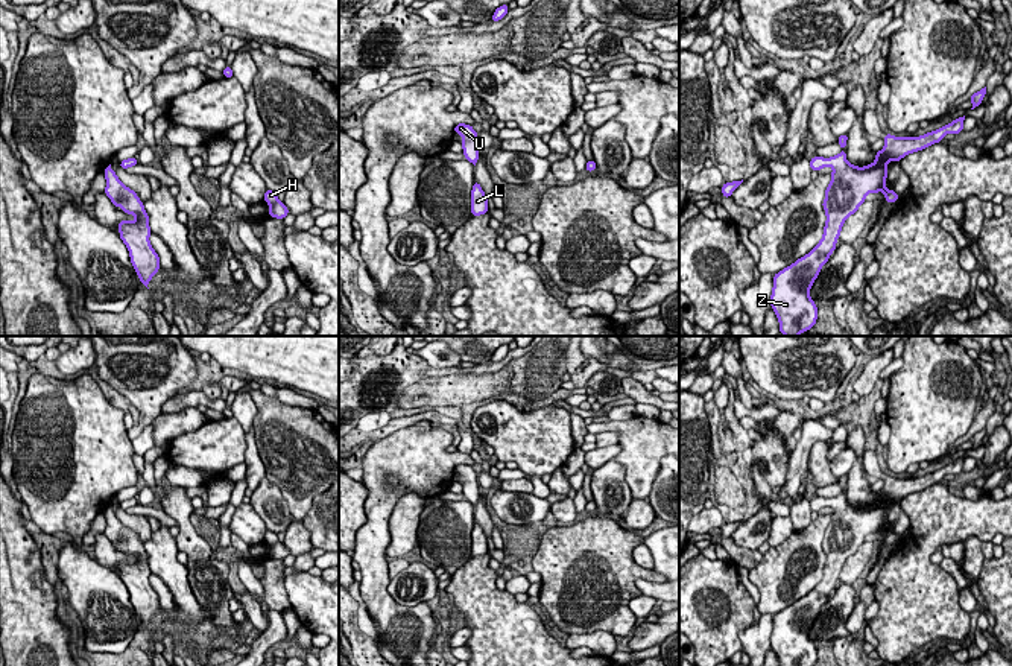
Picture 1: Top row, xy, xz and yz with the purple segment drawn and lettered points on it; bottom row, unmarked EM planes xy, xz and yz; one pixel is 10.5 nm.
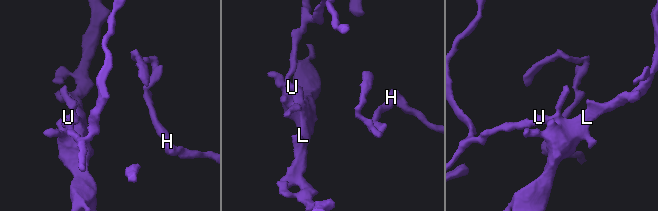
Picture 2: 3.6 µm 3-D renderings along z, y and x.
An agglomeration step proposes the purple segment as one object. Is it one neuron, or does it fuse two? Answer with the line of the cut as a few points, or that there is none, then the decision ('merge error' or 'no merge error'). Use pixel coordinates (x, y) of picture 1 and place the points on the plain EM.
no cut; no merge error

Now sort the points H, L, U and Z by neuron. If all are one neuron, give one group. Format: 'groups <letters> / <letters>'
groups H L U Z

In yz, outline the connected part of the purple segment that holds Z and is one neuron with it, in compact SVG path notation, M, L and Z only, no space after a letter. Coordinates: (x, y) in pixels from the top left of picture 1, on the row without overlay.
M965 456L921 477L884 474L884 488L877 493L874 503L865 508L849 505L845 491L831 499L813 497L810 500L811 511L819 512L822 508L833 508L831 523L825 531L825 541L822 543L827 563L821 582L808 595L773 616L770 648L776 654L780 666L816 664L818 648L808 633L822 605L828 602L836 590L845 561L859 550L866 535L881 531L887 544L900 540L900 535L884 528L889 512L886 505L889 502L898 503L912 493L942 482L945 474L956 476L962 473L963 461Z

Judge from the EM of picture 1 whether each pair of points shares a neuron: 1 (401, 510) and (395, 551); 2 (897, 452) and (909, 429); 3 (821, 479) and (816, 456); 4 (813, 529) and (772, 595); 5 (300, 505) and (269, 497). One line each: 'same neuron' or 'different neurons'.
1: same neuron
2: same neuron
3: same neuron
4: same neuron
5: different neurons

